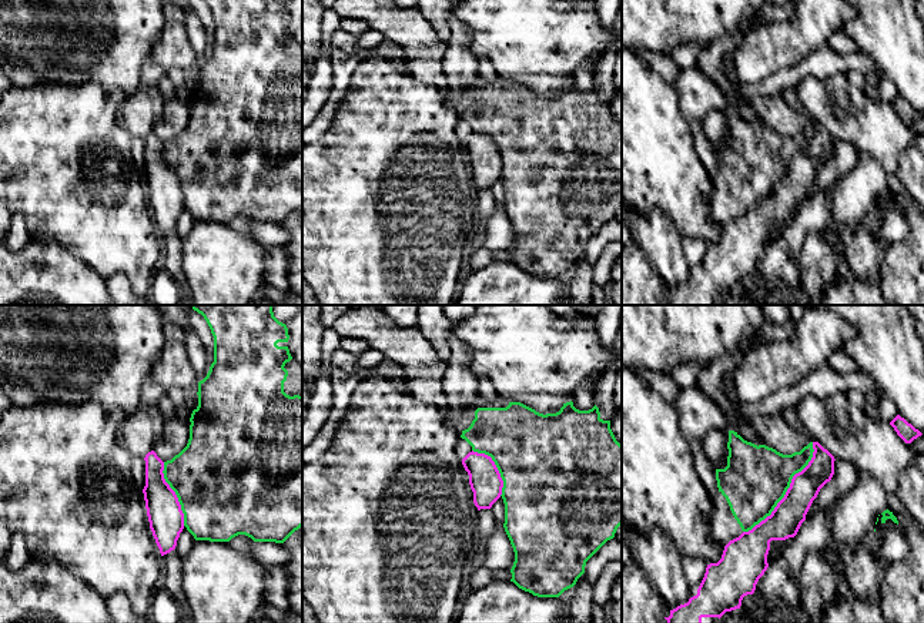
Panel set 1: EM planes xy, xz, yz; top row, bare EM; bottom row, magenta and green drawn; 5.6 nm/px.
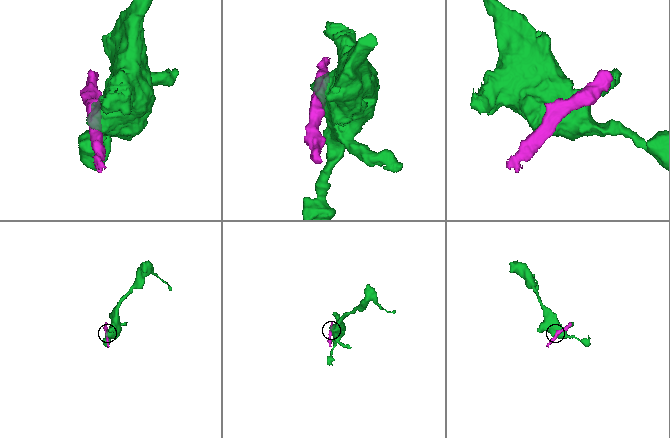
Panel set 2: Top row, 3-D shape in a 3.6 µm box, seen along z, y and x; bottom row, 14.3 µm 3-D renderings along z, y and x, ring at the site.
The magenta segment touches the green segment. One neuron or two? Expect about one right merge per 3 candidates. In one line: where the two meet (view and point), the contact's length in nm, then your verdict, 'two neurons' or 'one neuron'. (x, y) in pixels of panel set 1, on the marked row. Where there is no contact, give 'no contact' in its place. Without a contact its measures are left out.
yz (787, 491) | 650 nm | two neurons

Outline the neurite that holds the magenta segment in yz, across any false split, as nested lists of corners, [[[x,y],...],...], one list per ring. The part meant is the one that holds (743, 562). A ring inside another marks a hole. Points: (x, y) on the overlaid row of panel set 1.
[[[813,442],[813,449],[811,460],[793,476],[790,488],[771,515],[724,546],[722,559],[707,565],[702,583],[690,587],[689,602],[666,612],[667,623],[717,623],[726,612],[740,609],[744,596],[754,593],[759,579],[769,567],[770,542],[786,540],[797,535],[813,500],[834,475],[834,456],[818,442]]]

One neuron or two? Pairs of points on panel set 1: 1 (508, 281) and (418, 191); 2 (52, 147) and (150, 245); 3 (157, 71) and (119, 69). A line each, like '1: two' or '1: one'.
1: two
2: one
3: two

